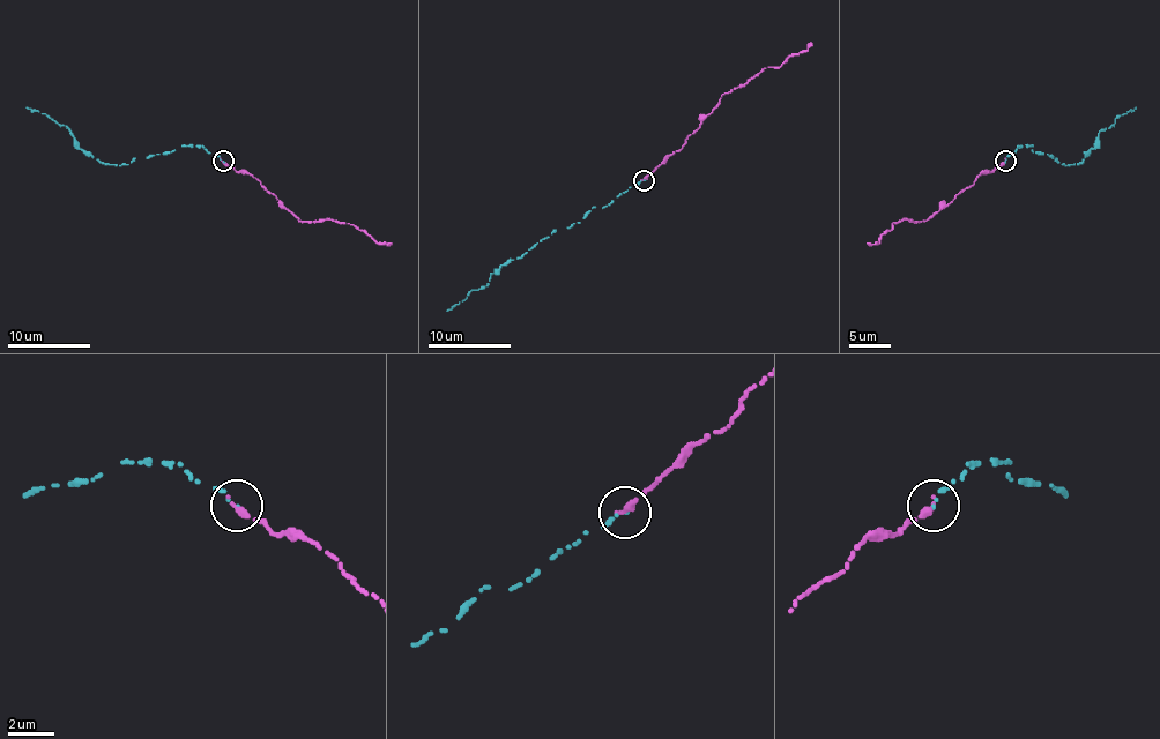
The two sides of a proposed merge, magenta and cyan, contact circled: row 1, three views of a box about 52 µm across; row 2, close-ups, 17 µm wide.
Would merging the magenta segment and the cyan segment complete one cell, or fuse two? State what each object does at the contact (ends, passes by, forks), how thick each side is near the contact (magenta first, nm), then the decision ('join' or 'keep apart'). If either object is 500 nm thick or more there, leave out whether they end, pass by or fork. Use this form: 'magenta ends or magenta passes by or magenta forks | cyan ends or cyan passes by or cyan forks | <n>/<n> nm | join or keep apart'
magenta ends | cyan ends | 300/100 nm | join

